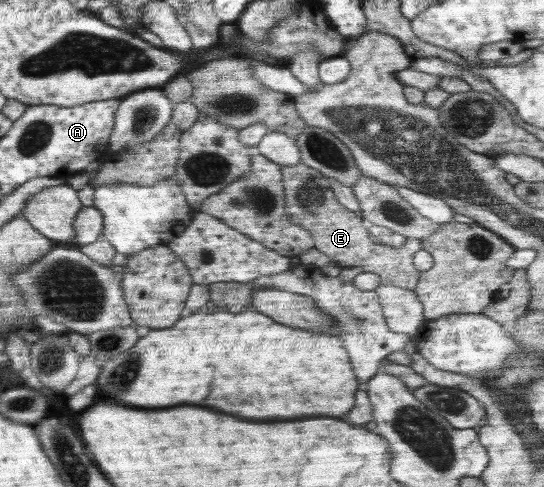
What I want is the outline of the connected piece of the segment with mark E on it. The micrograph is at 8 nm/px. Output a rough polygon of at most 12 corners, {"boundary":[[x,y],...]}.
{"boundary":[[303,162],[282,165],[286,214],[314,248],[383,285],[413,290],[413,256],[378,242],[327,178]]}

